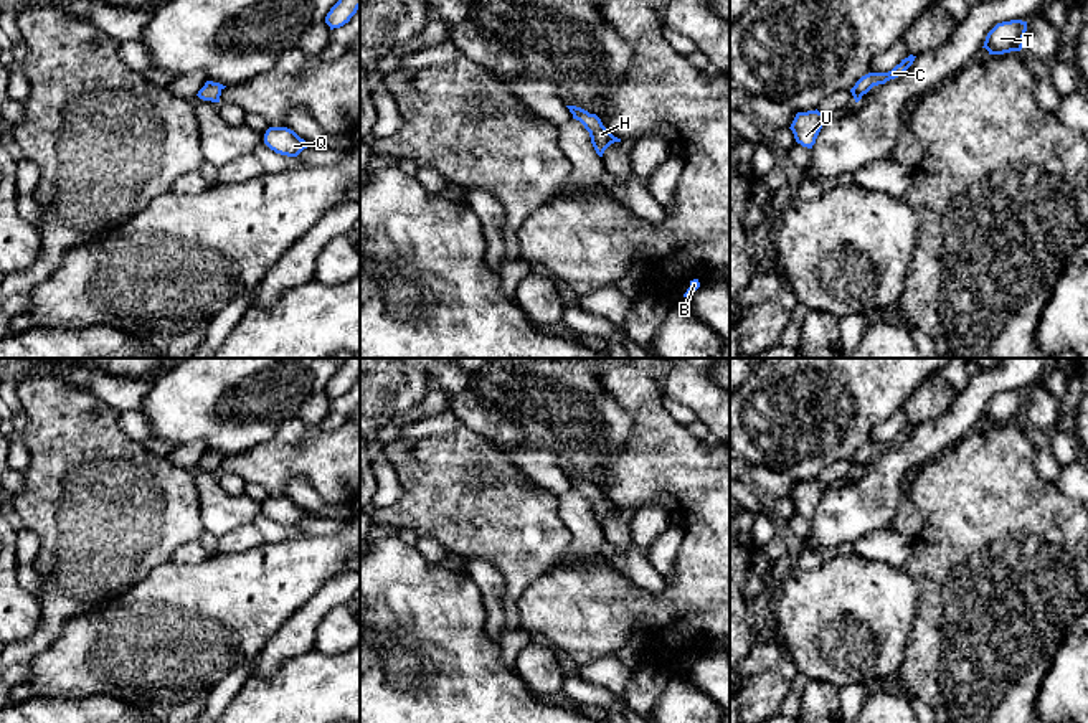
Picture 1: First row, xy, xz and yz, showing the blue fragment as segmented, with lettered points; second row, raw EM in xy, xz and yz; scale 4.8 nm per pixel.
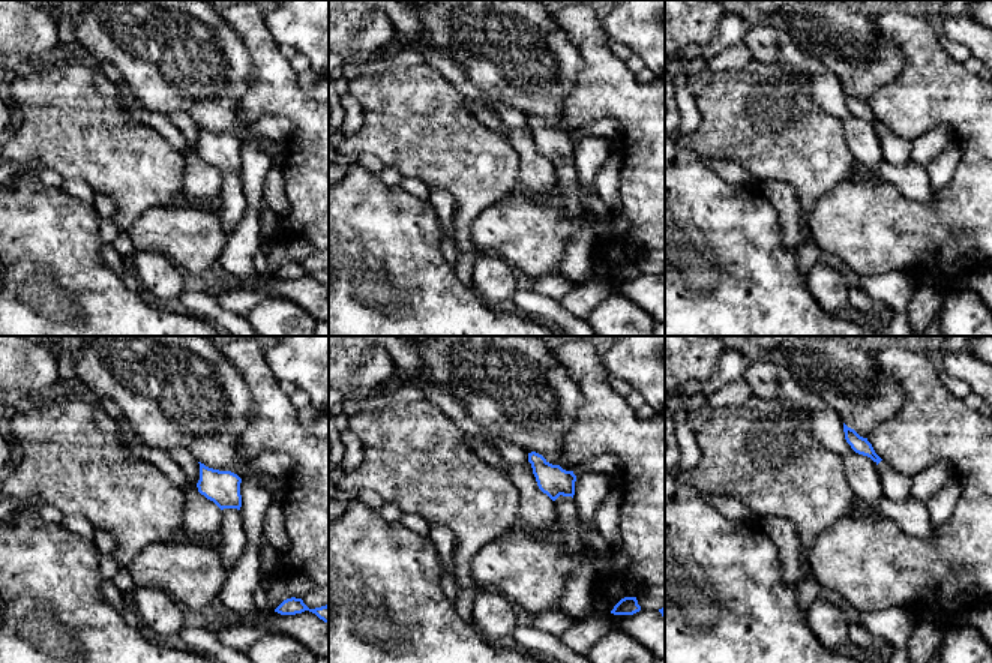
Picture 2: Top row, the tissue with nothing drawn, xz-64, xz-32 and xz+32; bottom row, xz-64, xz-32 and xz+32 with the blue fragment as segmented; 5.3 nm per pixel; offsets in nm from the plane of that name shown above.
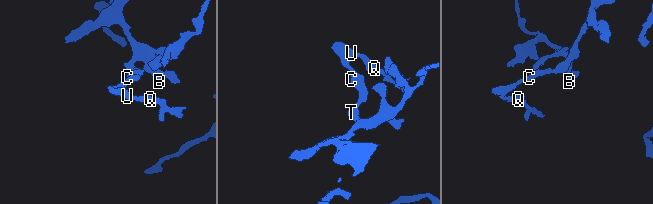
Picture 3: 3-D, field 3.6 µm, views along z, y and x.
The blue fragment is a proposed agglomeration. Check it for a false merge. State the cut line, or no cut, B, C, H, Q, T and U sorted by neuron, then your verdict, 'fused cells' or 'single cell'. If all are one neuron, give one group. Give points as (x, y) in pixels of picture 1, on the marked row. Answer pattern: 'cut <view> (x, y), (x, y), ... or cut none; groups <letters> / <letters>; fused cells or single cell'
cut none; groups B C H Q T U; single cell

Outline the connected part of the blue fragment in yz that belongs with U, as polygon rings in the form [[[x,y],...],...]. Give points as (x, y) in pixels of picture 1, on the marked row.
[[[817,109],[797,112],[789,127],[794,134],[796,142],[801,144],[802,147],[812,149],[827,117],[829,116],[819,112]]]

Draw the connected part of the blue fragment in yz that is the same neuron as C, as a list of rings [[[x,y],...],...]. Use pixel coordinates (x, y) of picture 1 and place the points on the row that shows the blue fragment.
[[[910,54],[888,73],[868,73],[862,76],[850,89],[855,102],[859,102],[862,96],[867,94],[873,86],[885,84],[887,81],[901,76],[913,64],[915,58],[916,56]]]

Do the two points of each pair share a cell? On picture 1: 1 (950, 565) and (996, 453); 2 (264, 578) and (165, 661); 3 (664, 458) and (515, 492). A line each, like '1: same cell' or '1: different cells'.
1: same cell
2: same cell
3: different cells

